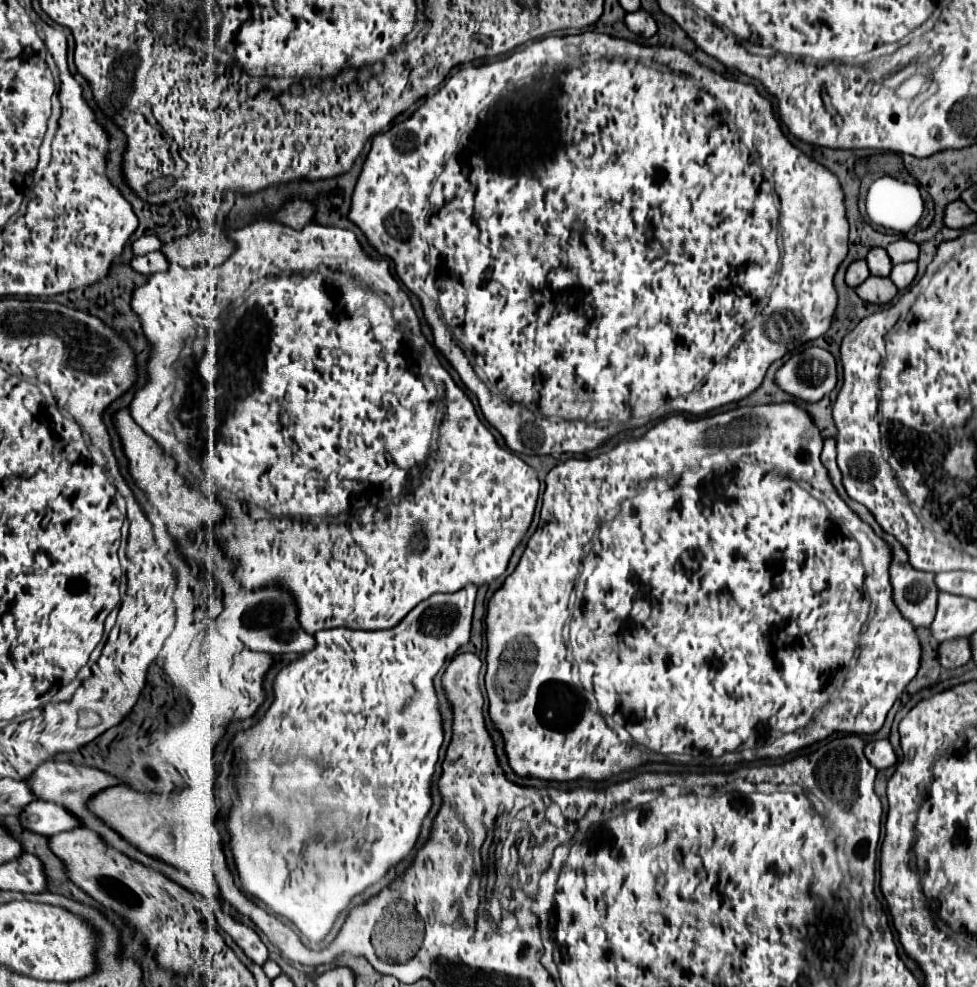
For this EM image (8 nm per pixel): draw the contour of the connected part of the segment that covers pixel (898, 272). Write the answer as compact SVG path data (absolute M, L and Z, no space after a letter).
M909 261L909 263L899 263L893 265L893 271L889 273L889 279L897 285L897 289L907 289L911 285L911 281L915 279L917 273L917 263Z

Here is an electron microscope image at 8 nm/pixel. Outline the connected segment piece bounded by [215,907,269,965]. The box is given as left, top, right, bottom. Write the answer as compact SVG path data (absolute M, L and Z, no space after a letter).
M221 907L215 909L215 917L217 917L219 927L233 937L233 941L243 949L243 953L245 953L253 963L263 965L263 963L267 961L267 957L269 957L269 955L267 955L267 947L261 943L259 935L257 935L253 929L249 929L249 927L237 923L229 913L223 913Z

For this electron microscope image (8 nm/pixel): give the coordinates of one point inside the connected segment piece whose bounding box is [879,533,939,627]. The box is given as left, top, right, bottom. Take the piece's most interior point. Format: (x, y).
(914, 592)

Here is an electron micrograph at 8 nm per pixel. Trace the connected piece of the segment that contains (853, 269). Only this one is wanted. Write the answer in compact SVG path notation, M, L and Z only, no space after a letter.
M861 259L861 261L853 261L849 267L847 267L847 273L845 273L845 283L849 287L857 287L859 283L863 283L865 279L869 277L869 267L867 263Z

